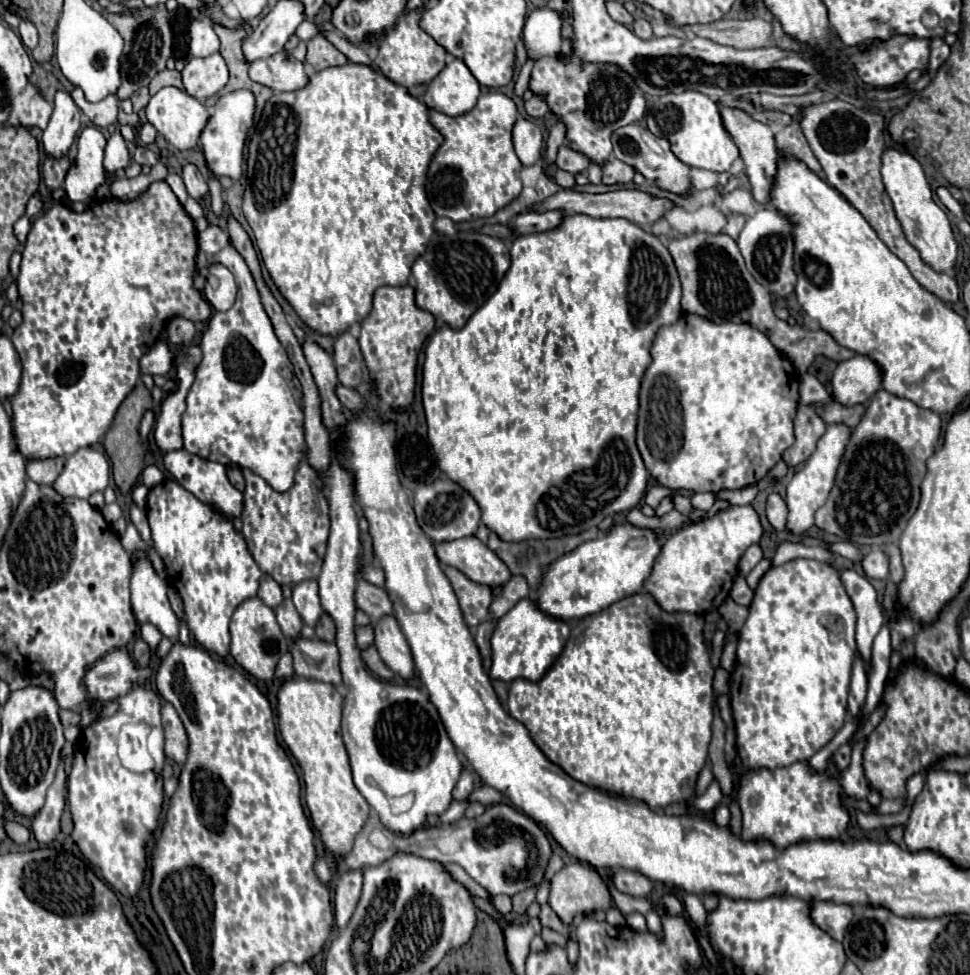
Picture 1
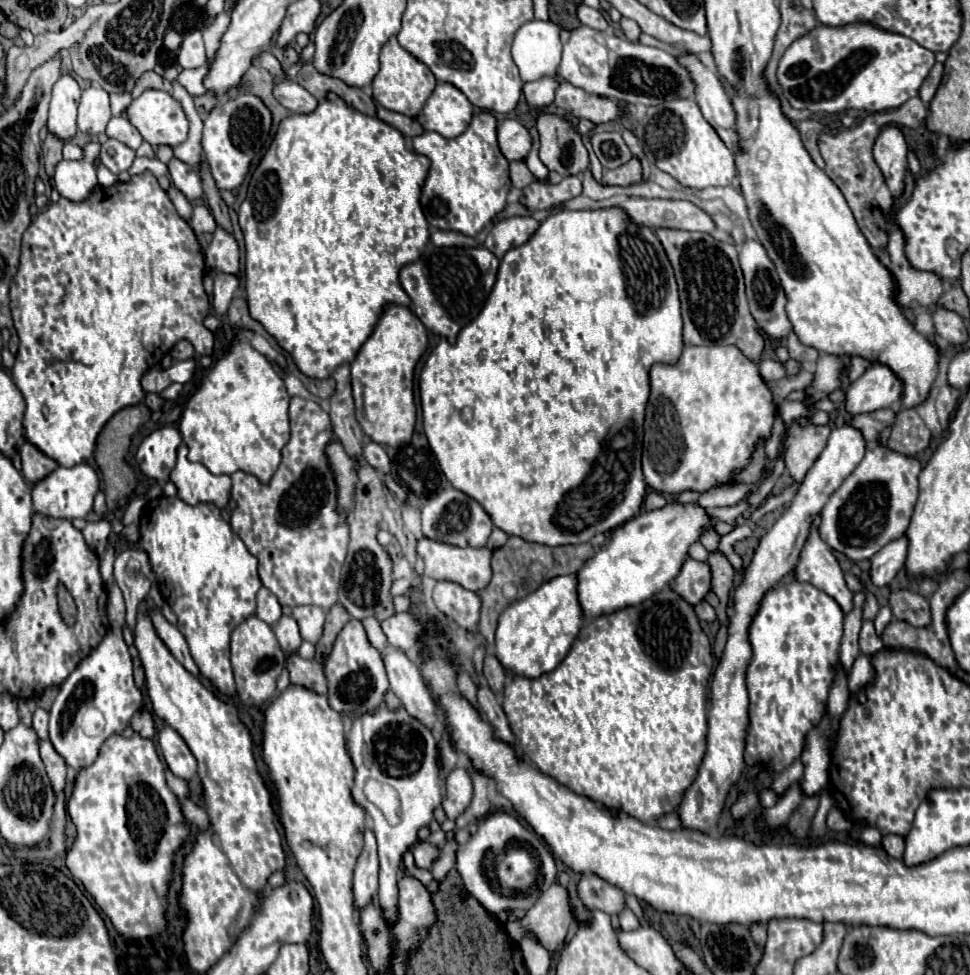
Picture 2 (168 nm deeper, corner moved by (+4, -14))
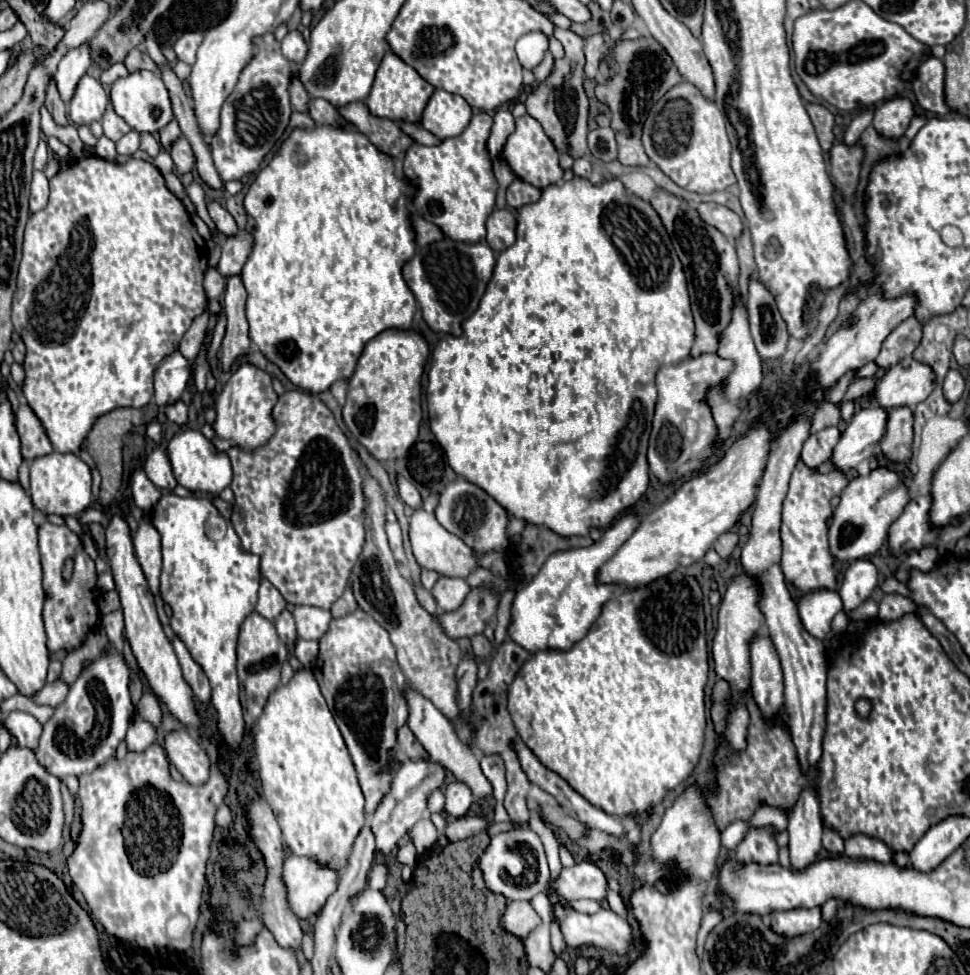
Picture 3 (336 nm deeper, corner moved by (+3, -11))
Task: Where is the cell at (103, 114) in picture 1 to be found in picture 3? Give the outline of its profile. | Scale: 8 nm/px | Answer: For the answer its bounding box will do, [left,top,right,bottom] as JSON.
[69,74,109,126]

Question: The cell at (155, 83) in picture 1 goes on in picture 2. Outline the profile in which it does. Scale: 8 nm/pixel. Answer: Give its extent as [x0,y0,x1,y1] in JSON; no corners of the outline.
[134,71,172,95]

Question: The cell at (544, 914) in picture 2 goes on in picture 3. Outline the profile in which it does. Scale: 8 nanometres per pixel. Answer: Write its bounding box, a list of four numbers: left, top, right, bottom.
[501,902,539,940]

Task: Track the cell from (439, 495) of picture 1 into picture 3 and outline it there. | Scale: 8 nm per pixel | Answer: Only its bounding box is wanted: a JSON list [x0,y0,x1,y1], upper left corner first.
[435,478,509,552]

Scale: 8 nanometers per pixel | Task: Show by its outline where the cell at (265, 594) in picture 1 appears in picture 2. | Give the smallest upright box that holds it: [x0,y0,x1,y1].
[256,587,282,625]

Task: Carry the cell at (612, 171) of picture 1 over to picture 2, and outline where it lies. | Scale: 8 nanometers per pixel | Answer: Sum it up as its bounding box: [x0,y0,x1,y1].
[602,157,642,187]

